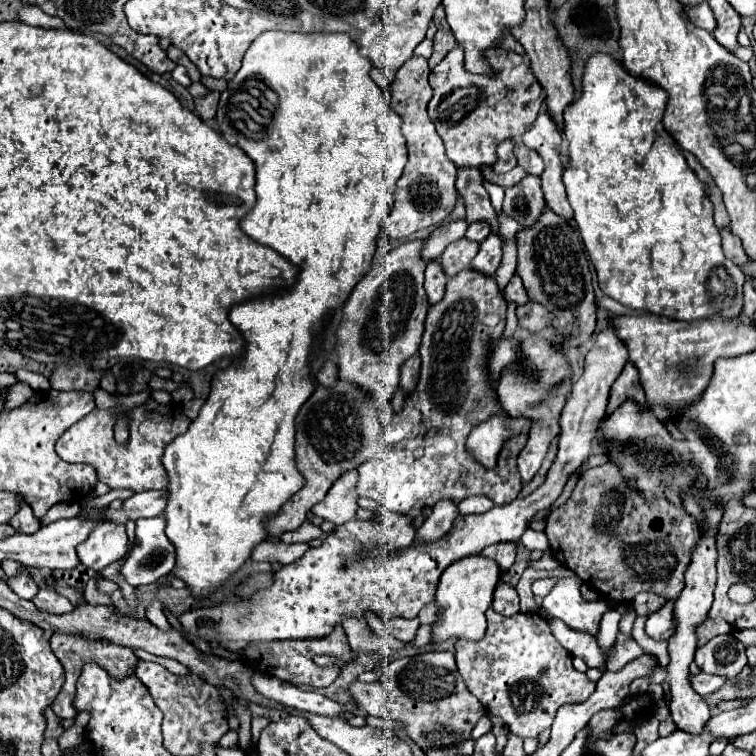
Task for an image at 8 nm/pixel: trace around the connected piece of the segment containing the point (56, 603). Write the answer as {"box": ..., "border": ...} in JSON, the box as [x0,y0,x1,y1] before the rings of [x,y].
{"box":[33,590,75,614],"border":[[[39,590],[39,594],[33,598],[33,604],[39,610],[51,612],[51,614],[65,614],[65,612],[71,612],[75,608],[65,596],[61,596],[55,590]]]}

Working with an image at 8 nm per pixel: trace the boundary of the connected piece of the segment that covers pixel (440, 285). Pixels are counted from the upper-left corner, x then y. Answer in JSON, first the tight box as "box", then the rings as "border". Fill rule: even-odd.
{"box":[425,260,447,304],"border":[[[439,260],[427,262],[427,268],[425,268],[425,290],[427,290],[427,298],[429,298],[431,304],[437,304],[443,298],[445,284],[447,284],[447,274],[443,272],[441,262]]]}

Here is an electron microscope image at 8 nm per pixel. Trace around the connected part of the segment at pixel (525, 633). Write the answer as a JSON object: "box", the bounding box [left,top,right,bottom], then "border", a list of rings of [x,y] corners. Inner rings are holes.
{"box":[457,610,595,738],"border":[[[487,610],[487,634],[481,642],[457,640],[457,670],[489,716],[501,718],[519,738],[537,738],[547,730],[563,704],[585,702],[595,684],[573,668],[573,656],[555,640],[549,622],[539,614],[503,616]]]}

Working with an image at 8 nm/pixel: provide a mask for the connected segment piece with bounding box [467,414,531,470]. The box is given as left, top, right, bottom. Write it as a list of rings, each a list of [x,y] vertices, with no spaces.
[[[493,414],[485,422],[479,422],[471,428],[467,436],[467,450],[473,458],[483,464],[487,470],[497,466],[497,456],[501,446],[513,434],[527,434],[531,428],[531,420],[527,418],[511,418],[507,414]]]

